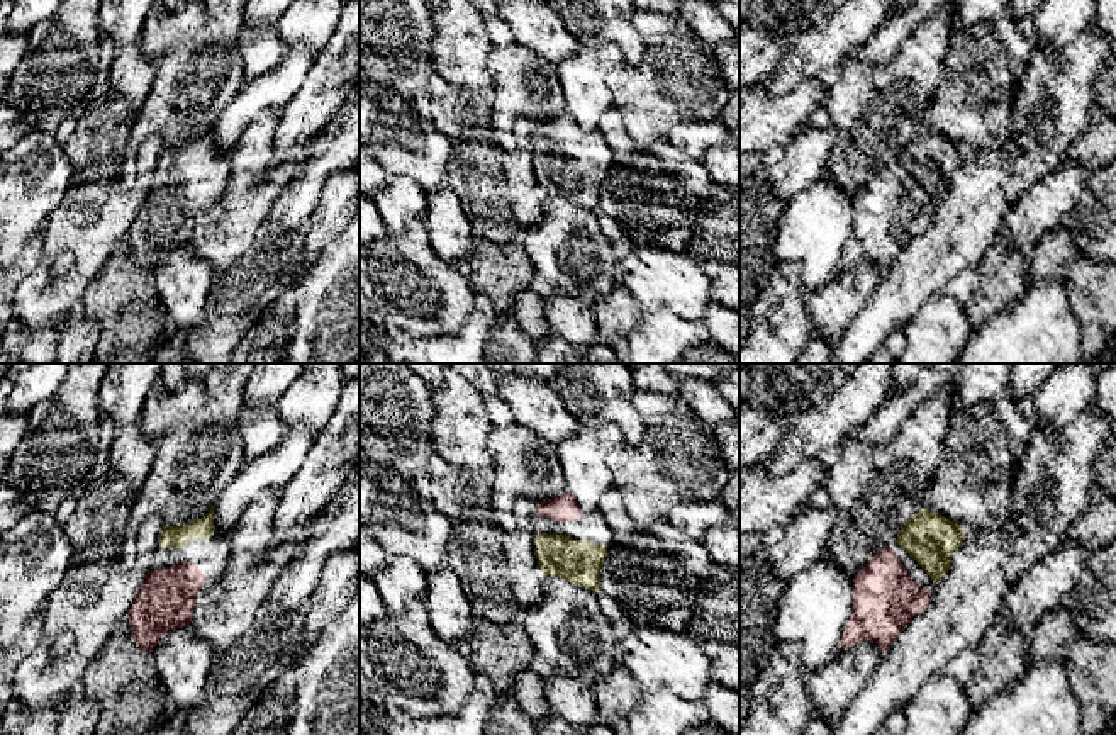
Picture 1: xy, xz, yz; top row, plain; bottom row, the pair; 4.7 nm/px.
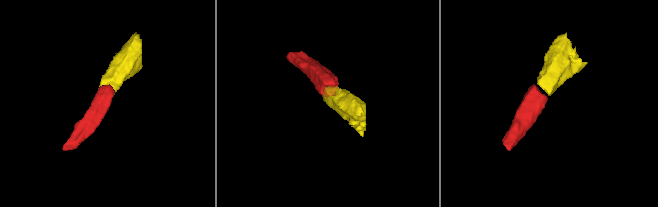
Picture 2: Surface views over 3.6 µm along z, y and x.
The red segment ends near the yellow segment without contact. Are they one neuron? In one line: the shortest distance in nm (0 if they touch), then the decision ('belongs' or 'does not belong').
30 nm | belongs

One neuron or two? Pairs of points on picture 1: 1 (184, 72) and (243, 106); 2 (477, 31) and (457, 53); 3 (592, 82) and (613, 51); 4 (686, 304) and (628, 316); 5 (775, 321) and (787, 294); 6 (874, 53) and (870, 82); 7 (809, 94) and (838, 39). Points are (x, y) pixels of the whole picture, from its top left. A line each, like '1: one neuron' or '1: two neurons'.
1: two neurons
2: one neuron
3: one neuron
4: two neurons
5: one neuron
6: two neurons
7: two neurons

